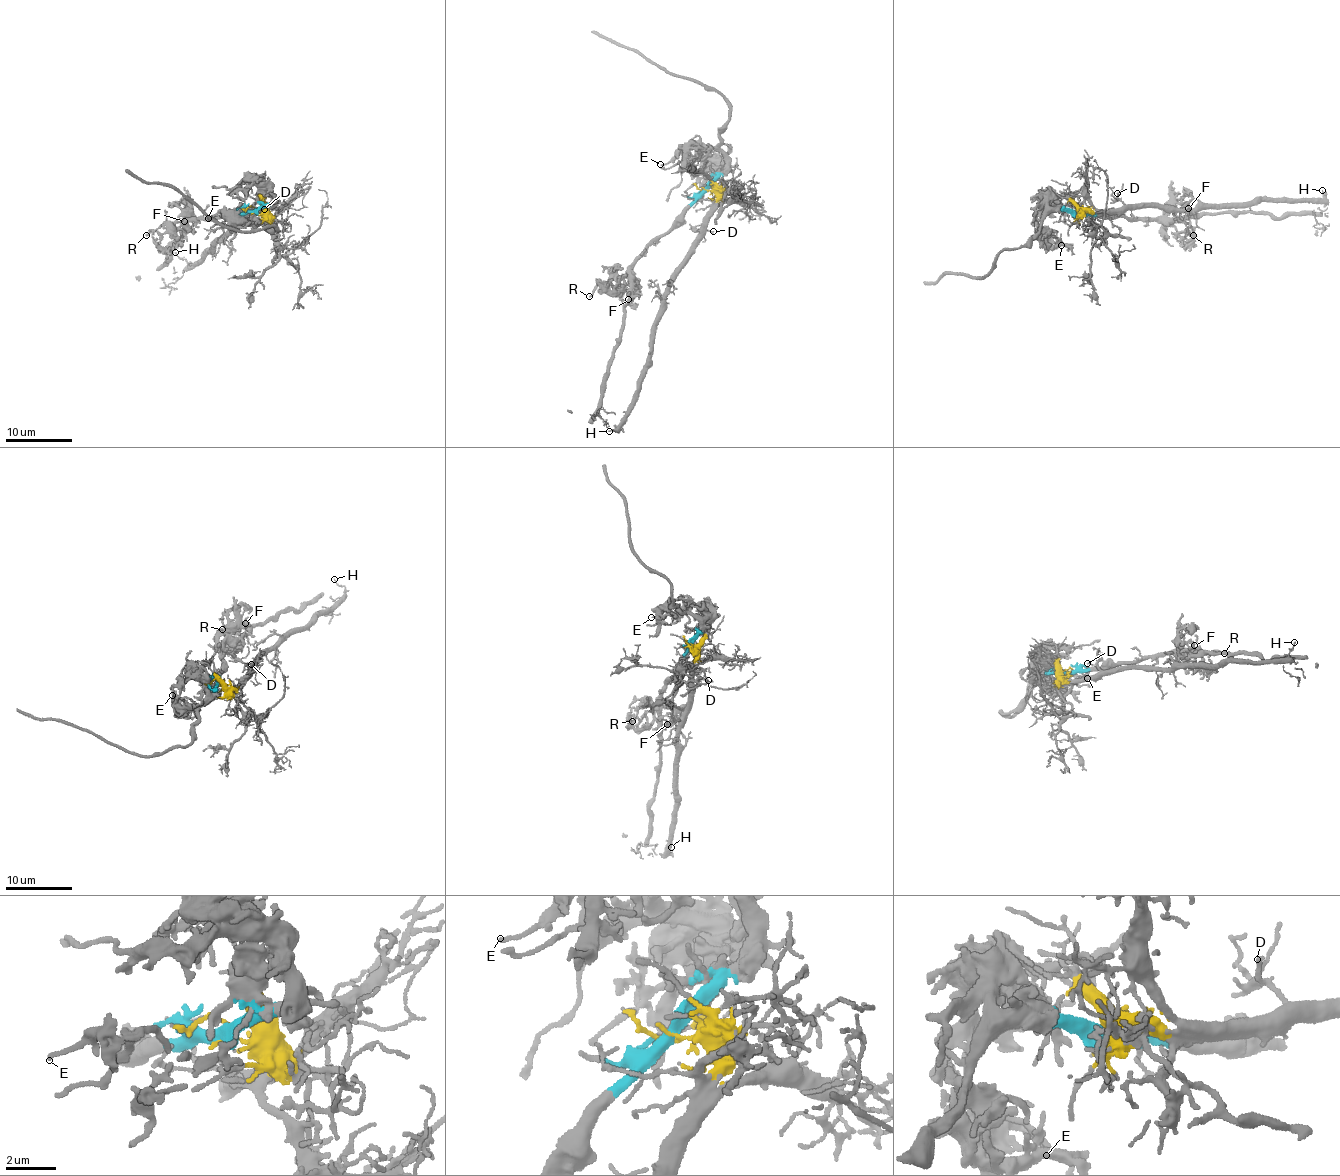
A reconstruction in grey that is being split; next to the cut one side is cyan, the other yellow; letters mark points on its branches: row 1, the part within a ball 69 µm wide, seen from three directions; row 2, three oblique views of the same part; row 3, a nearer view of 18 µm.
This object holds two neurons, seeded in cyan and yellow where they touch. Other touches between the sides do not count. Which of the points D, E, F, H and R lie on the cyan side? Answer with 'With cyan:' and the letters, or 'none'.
With cyan: E, F, R

